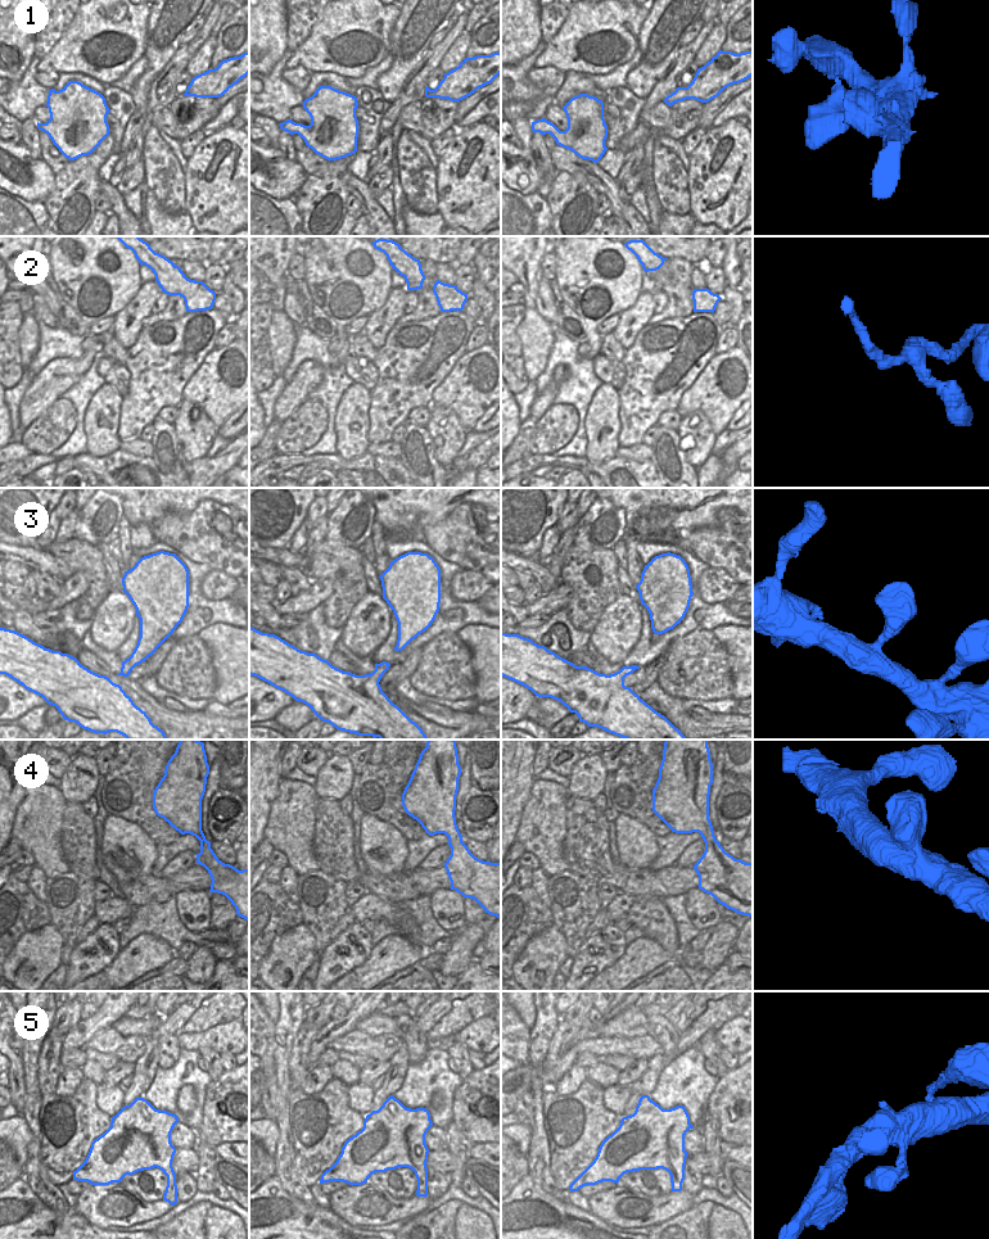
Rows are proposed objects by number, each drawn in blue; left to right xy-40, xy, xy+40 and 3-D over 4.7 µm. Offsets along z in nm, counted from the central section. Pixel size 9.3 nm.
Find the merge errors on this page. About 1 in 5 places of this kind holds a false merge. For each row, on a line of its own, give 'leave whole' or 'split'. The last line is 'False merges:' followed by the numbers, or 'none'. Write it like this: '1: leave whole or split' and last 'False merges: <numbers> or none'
1: leave whole
2: leave whole
3: leave whole
4: leave whole
5: leave whole
False merges: none

